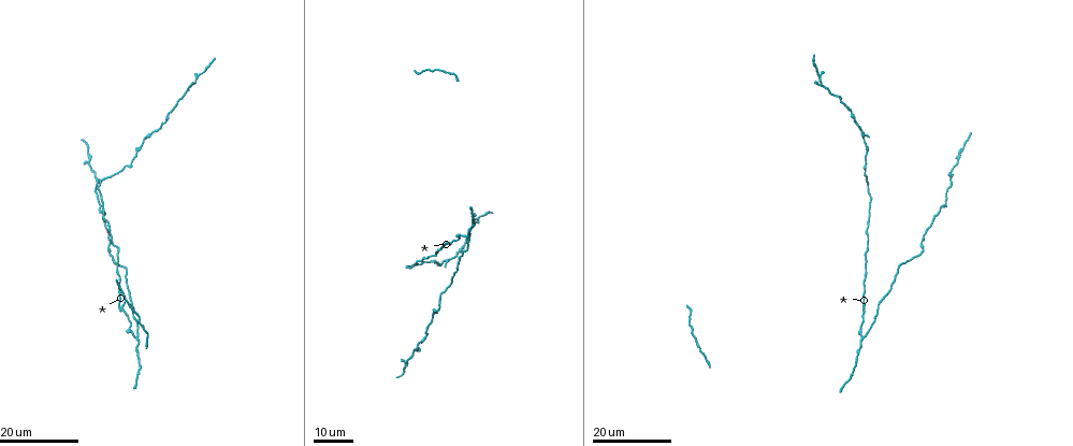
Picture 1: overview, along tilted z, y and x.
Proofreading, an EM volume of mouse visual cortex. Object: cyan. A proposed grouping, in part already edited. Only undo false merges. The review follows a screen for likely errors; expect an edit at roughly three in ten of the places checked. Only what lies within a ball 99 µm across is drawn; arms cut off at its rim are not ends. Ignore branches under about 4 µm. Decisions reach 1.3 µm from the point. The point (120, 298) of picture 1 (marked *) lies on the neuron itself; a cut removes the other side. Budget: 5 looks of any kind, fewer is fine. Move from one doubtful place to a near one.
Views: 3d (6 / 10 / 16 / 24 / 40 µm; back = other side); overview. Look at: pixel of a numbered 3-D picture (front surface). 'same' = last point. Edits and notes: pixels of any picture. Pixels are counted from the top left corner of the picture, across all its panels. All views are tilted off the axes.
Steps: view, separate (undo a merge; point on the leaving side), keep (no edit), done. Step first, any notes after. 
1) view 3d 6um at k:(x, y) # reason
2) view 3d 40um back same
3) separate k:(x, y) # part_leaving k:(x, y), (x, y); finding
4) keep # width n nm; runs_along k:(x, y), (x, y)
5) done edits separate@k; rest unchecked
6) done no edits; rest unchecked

view 3d 24um at 1:(189, 86) # side arm on a straight run

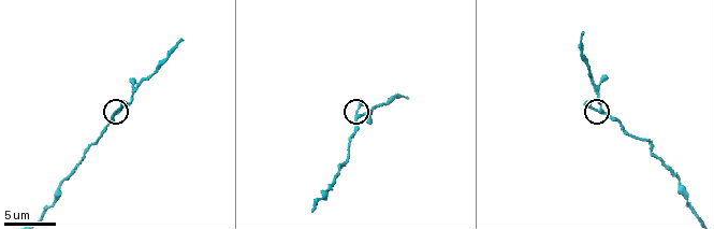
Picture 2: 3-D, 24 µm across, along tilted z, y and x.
view 3d 6um at 2:(358, 115)

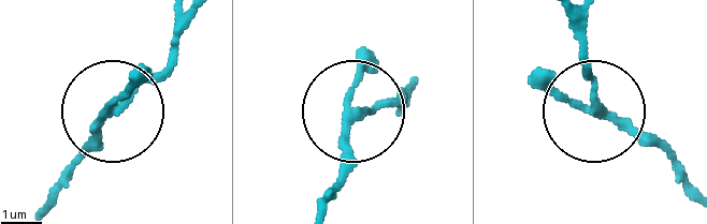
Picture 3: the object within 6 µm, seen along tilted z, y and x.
keep # width 170 nm; runs_along 3:(688, 181), (662, 151), (596, 114), (568, 15); continuous, no second neuron

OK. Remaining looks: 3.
view 3d 16um at 1:(450, 259)

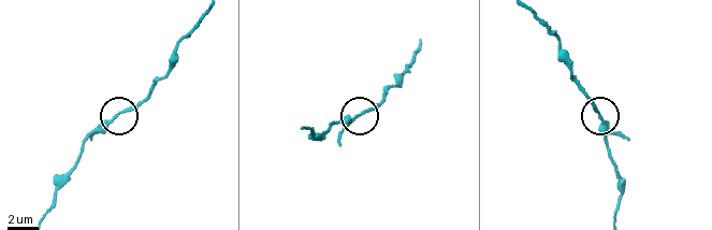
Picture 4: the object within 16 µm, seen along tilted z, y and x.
view 3d 6um at 4:(114, 118)

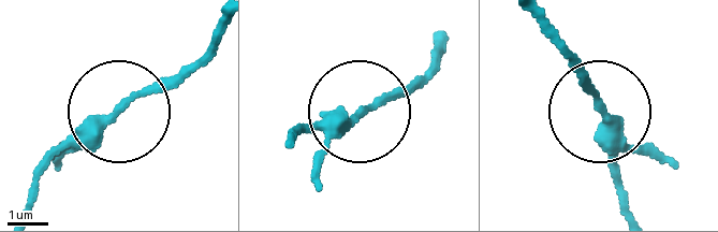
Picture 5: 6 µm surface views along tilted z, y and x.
keep # runs_along 5:(27, 208), (54, 155), (174, 80), (217, 38); all the same neuron

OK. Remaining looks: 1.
done no edits; rest unchecked

